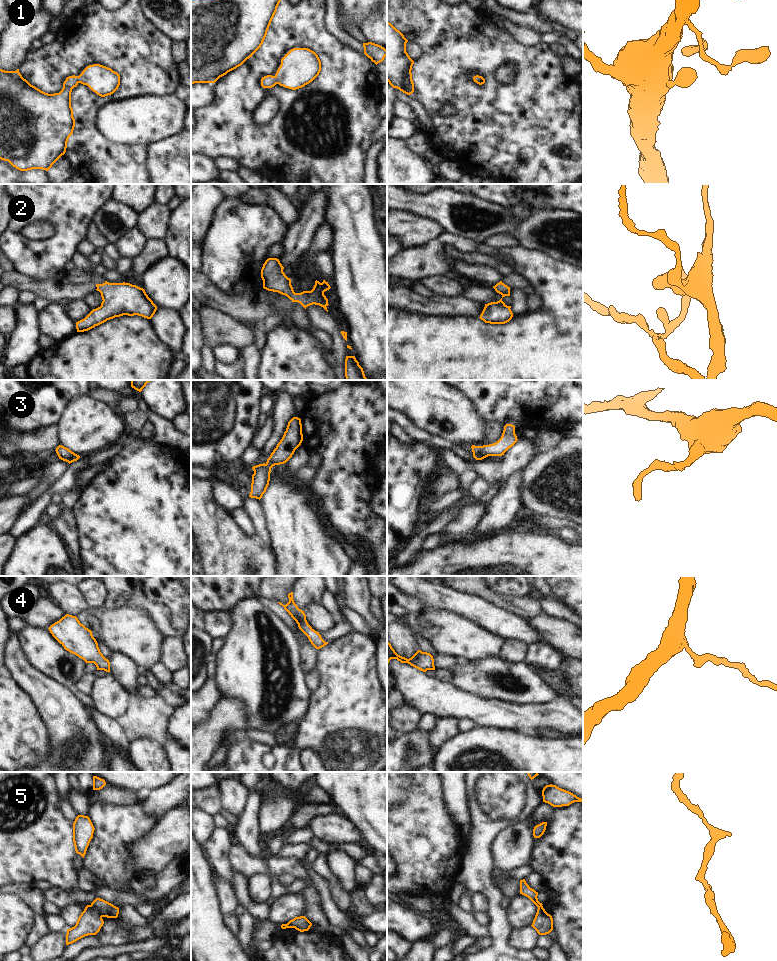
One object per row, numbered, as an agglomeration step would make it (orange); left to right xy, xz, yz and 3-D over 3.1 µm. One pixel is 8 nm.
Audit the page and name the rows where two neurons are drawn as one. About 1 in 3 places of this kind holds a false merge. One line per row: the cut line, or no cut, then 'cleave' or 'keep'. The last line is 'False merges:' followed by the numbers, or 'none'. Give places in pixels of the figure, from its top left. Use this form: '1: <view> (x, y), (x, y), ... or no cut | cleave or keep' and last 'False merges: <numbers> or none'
1: no cut | keep
2: no cut | keep
3: no cut | keep
4: no cut | keep
5: xy (90, 905), (102, 916) | cleave
False merges: 5

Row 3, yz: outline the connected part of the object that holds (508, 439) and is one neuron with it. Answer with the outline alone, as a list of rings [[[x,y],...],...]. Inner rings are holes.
[[[506,424],[501,438],[496,443],[483,446],[472,445],[473,457],[476,460],[482,460],[488,456],[502,456],[509,448],[514,446],[517,440],[515,426]]]

